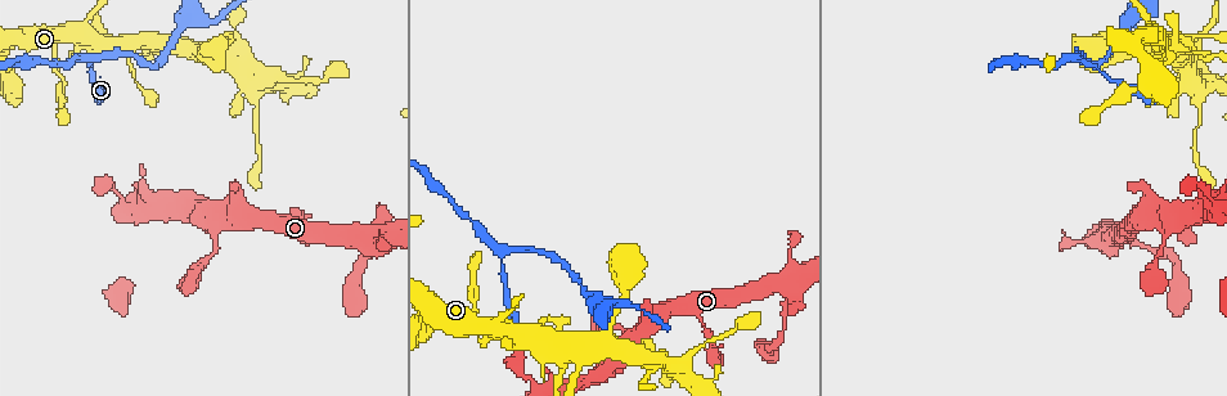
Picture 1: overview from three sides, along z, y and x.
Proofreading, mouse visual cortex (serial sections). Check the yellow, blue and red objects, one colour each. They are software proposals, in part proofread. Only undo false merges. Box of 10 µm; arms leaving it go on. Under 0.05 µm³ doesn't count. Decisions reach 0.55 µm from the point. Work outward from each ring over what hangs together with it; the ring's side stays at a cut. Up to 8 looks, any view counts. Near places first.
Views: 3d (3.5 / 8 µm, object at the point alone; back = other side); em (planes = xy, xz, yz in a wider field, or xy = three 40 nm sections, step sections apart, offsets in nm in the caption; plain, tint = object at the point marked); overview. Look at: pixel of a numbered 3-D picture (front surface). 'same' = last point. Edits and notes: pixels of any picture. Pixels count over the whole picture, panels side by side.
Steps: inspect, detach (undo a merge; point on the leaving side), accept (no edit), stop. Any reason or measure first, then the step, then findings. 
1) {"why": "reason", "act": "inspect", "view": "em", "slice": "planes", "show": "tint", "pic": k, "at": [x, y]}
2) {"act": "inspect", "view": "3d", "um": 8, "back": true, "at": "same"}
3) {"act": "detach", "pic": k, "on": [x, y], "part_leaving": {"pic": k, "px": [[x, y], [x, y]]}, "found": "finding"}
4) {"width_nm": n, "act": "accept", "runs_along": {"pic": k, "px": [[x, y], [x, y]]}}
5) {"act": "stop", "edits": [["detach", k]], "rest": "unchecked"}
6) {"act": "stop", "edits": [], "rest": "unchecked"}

{"why": "calibre changes", "act": "inspect", "view": "3d", "um": 3.5, "pic": 1, "at": [88, 18]}

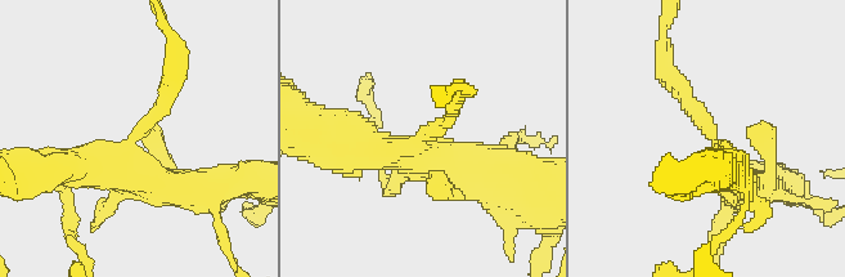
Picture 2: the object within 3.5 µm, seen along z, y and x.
{"arms": 3, "arm_widths_nm": [200, 450, 450], "why": "shape alone is not enough", "act": "inspect", "view": "em", "slice": "xy", "step": 1, "show": "plain", "pic": 2, "at": [138, 138]}

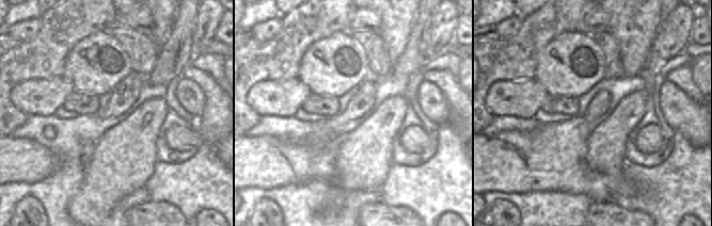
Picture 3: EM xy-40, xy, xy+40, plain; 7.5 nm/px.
{"why": "with the object marked", "act": "inspect", "view": "em", "slice": "xy", "step": 1, "show": "tint", "at": "same"}

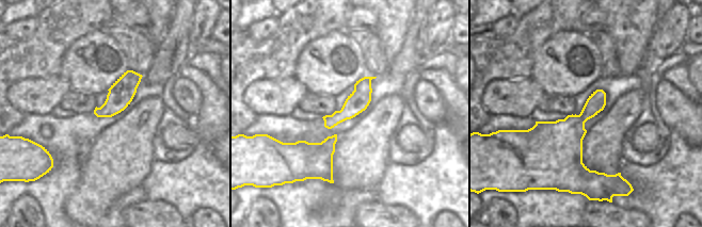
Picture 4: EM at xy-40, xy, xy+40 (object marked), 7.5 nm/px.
{"width_nm": 160, "act": "accept", "runs_along": {"pic": 4, "px": [[368, 79], [362, 95], [328, 125]]}, "found": "one cell here"}

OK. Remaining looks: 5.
{"why": "arms part here", "act": "inspect", "view": "3d", "um": 3.5, "pic": 1, "at": [504, 249]}

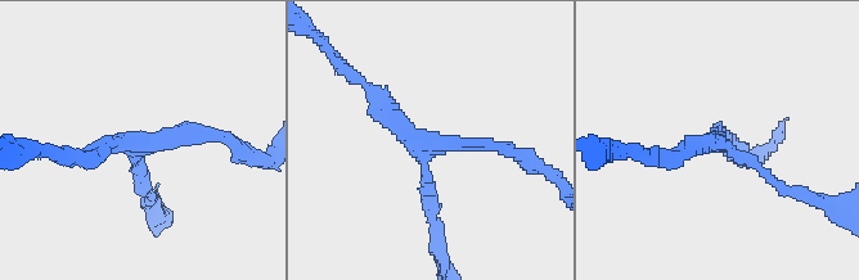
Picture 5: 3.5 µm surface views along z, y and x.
{"arms": 3, "arm_widths_nm": [150, 150, 200], "why": "now the EM", "act": "inspect", "view": "em", "slice": "xy", "step": 5, "show": "tint", "pic": 5, "at": [142, 146]}

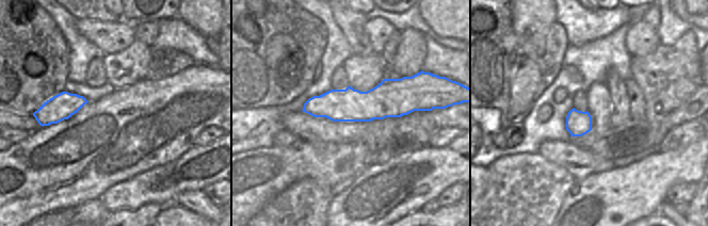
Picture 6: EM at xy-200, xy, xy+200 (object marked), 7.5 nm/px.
{"act": "accept", "runs_along": {"pic": 5, "px": [[430, 212], [422, 156], [435, 143], [513, 153]]}, "found": "continuous, no second cell"}

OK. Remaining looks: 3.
{"why": "abrupt turn", "act": "inspect", "view": "3d", "um": 3.5, "pic": 1, "at": [187, 17]}

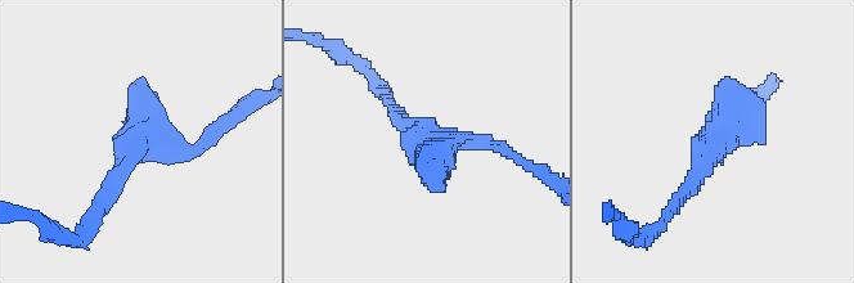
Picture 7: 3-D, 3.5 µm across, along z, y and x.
{"act": "inspect", "view": "em", "slice": "xy", "step": 2, "show": "tint", "pic": 7, "at": [717, 142]}

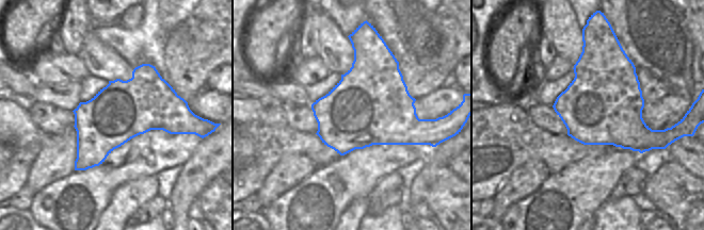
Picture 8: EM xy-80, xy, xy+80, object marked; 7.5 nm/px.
{"act": "accept", "runs_along": {"pic": 7, "px": [[675, 200], [749, 93]]}, "found": "all the same cell"}

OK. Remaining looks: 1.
{"act": "stop", "edits": [], "rest": "unchecked"}

